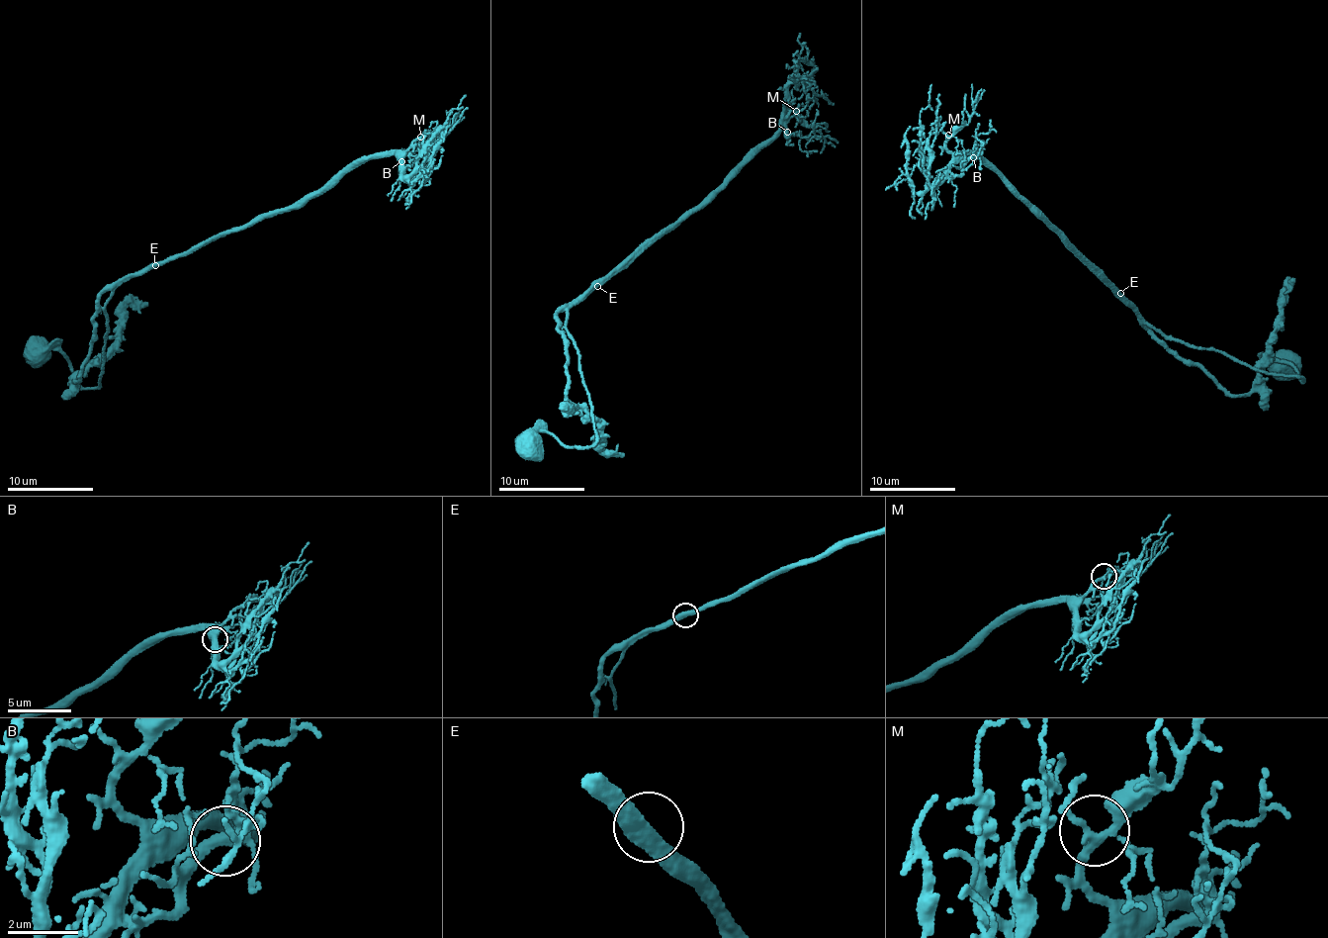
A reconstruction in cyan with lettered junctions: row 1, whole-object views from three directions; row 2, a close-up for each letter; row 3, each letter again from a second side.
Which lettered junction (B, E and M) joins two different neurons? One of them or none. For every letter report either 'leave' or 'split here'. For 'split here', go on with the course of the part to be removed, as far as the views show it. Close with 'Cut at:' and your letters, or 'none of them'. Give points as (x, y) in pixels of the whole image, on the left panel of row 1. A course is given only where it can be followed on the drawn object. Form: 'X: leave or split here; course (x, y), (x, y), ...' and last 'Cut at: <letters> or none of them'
B: leave
E: leave
M: leave
Cut at: none of them

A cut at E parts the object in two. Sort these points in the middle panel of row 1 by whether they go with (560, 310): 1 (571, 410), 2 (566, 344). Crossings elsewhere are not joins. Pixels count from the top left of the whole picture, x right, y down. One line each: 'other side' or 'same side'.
1: same side
2: same side

